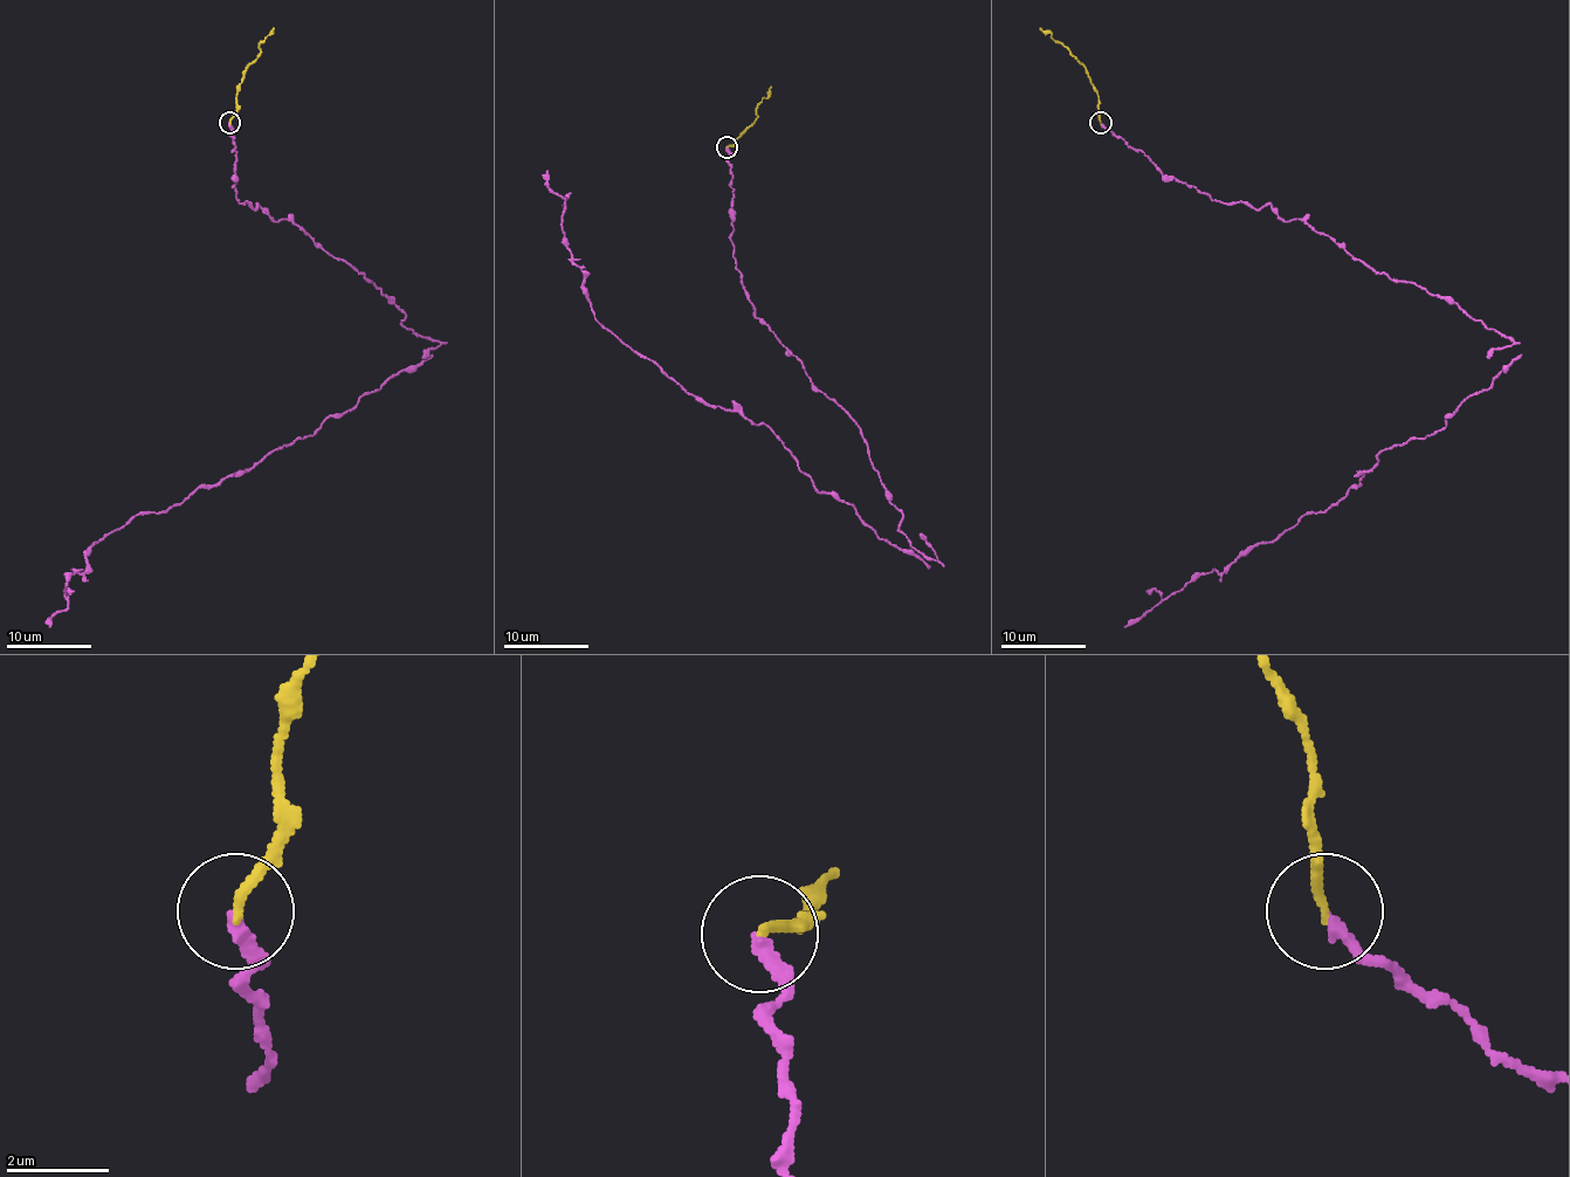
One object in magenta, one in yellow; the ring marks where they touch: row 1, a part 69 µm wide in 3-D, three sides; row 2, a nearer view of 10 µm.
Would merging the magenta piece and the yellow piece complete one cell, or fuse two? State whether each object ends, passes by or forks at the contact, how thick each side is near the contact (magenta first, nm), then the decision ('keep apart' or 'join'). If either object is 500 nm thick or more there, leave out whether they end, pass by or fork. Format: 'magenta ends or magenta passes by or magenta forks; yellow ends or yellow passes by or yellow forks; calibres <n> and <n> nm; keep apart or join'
magenta ends; yellow ends; calibres 240 and 180 nm; join

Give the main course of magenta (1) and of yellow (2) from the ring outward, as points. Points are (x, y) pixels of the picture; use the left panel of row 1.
1: (228, 123), (240, 200), (290, 219), (440, 345), (314, 434), (108, 532), (49, 626)
2: (228, 123), (235, 112), (235, 94), (243, 69), (259, 55), (259, 45), (274, 27)

